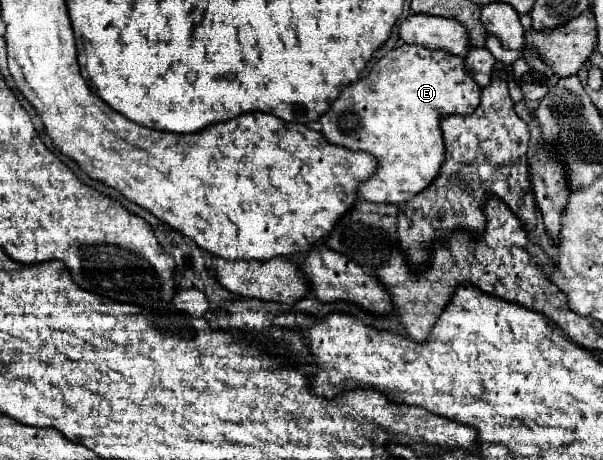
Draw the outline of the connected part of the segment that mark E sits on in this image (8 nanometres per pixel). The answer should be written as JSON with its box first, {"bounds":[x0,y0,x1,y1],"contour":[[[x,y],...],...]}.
{"bounds":[321,44,481,204],"contour":[[[401,44],[399,48],[387,52],[369,72],[357,82],[344,88],[340,97],[343,98],[343,108],[331,108],[325,116],[321,116],[323,130],[321,134],[345,148],[361,148],[377,158],[377,170],[367,180],[363,180],[357,188],[357,196],[367,202],[383,202],[383,204],[403,204],[417,192],[421,192],[433,176],[437,176],[439,166],[445,158],[443,138],[439,120],[445,114],[469,114],[473,106],[479,102],[481,88],[467,76],[465,64],[461,56],[453,56],[443,50],[427,50],[417,44]]]}

